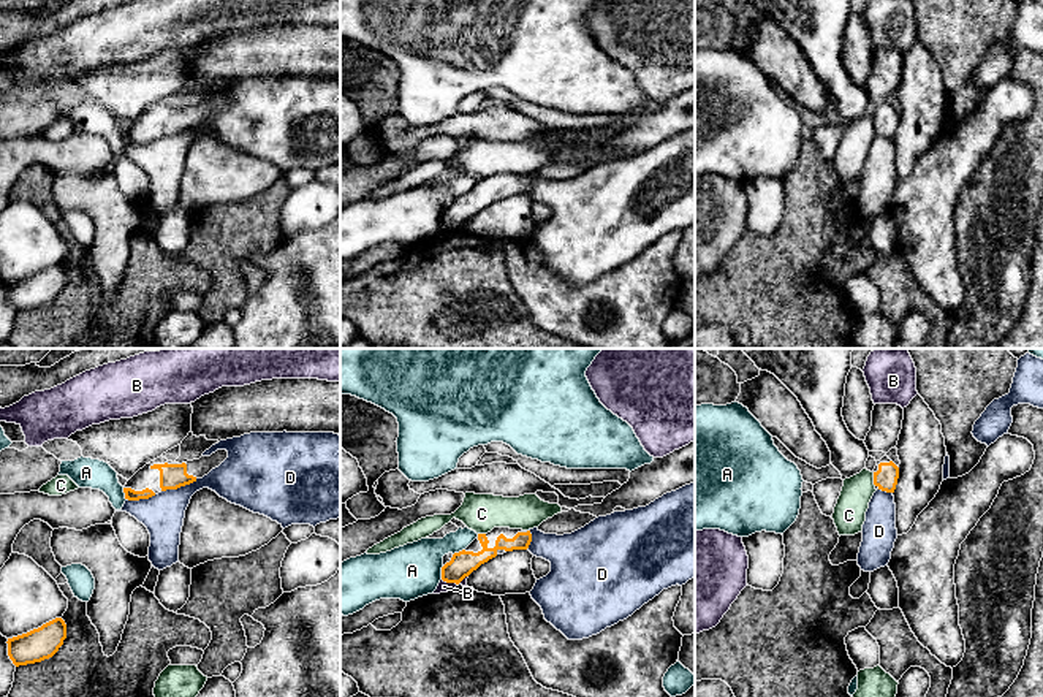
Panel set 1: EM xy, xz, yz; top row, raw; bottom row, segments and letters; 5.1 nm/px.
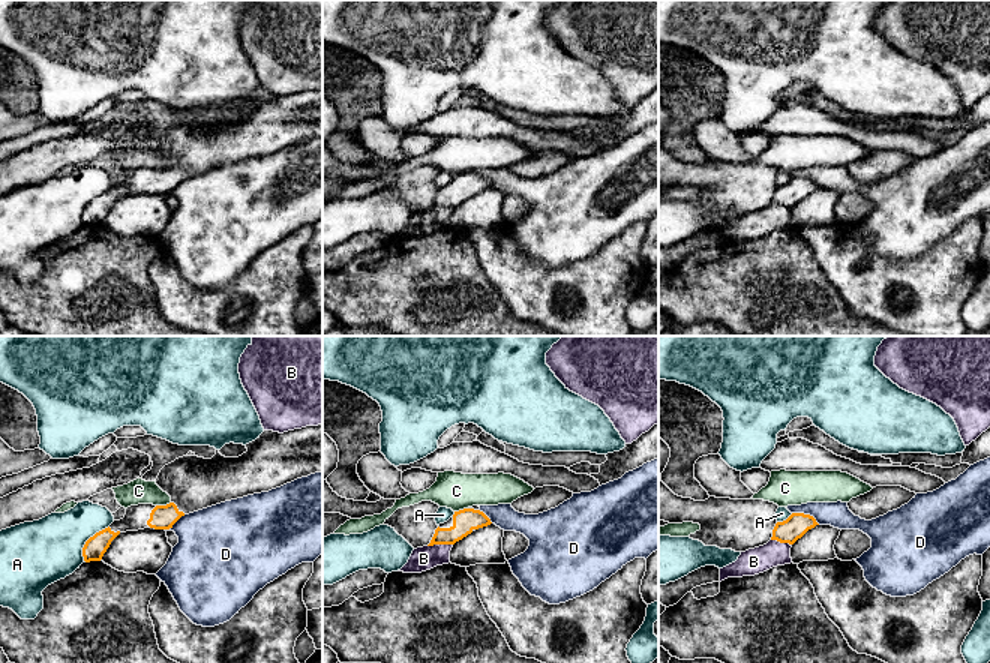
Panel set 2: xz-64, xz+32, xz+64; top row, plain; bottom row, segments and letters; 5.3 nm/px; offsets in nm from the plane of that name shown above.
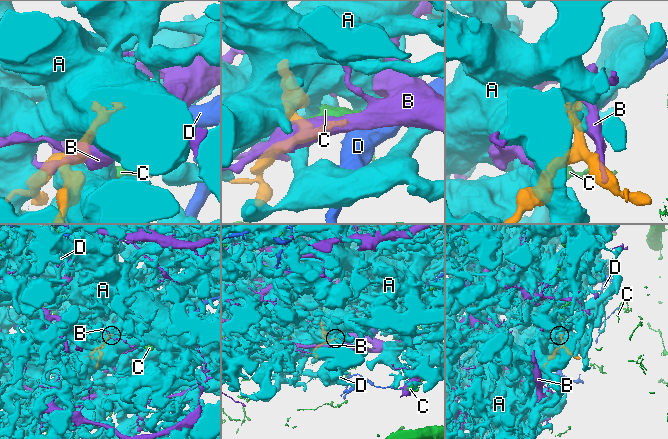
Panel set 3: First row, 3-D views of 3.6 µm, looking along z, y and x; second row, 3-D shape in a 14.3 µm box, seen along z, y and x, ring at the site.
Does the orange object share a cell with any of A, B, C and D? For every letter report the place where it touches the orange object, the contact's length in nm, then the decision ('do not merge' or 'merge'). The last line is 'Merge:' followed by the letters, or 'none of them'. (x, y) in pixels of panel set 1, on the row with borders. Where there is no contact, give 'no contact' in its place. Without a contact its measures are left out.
A: meets orange in xz at (442, 572); contact 70 nm long; do not merge
B: meets orange in xz at (455, 582); contact 140 nm long; do not merge
C: meets orange in yz at (874, 479); contact 70 nm long; do not merge
D: meets orange in xy at (179, 487); contact 200 nm long; do not merge
Merge: none of them

